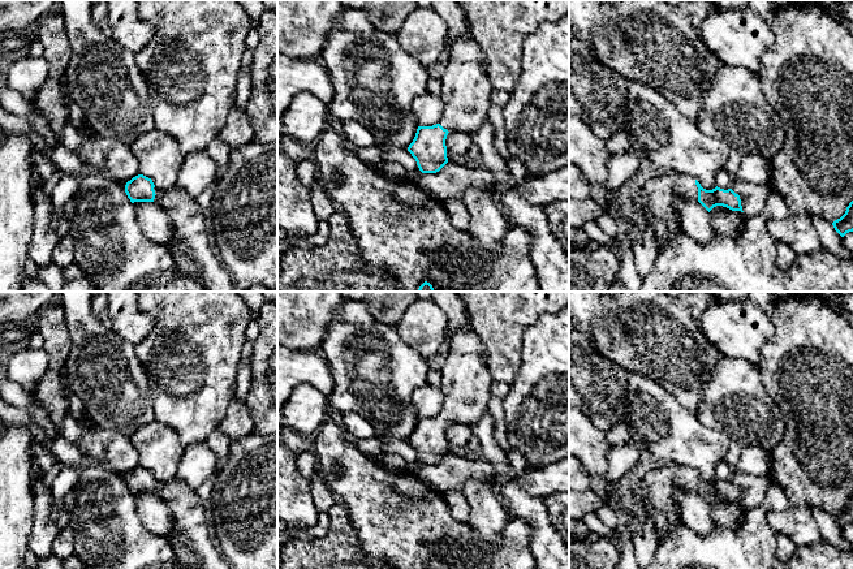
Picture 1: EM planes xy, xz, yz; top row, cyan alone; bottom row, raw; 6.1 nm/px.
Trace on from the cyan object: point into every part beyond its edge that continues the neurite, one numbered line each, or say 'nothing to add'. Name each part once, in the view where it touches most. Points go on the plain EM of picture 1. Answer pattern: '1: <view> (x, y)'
1: yz (655, 490)

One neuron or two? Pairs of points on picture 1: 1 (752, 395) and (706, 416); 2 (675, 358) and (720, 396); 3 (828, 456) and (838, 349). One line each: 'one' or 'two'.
1: one
2: two
3: one

